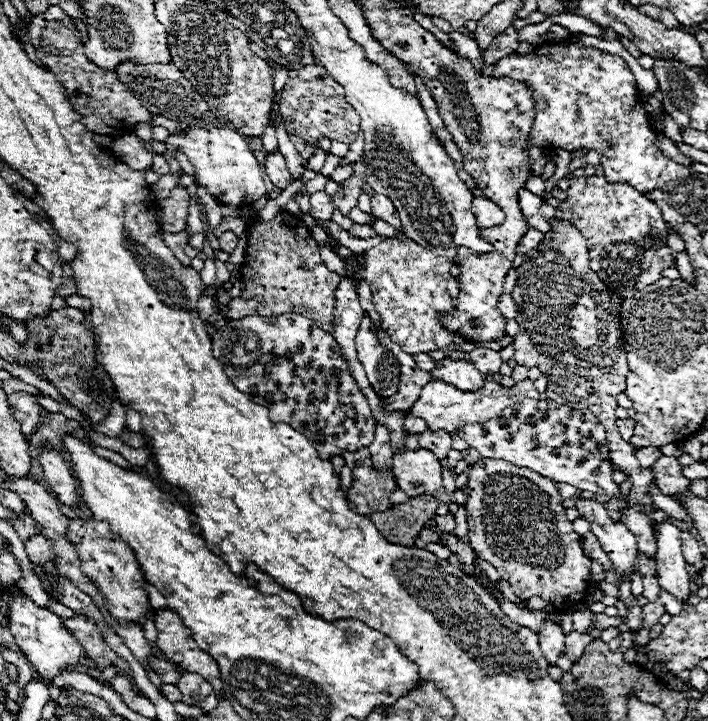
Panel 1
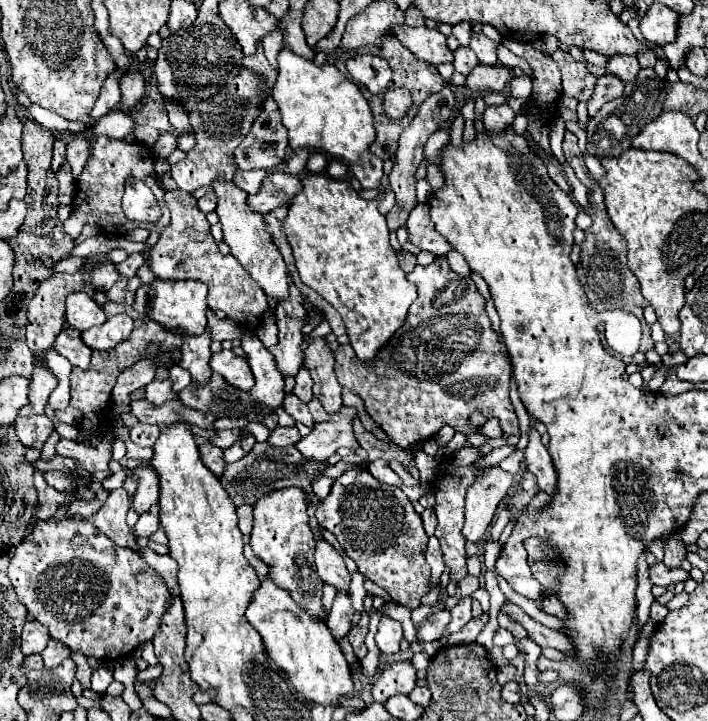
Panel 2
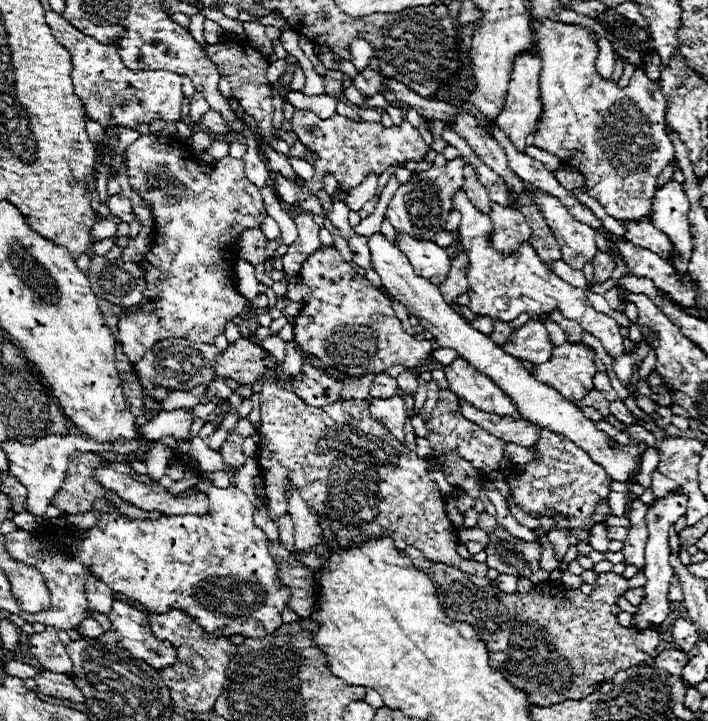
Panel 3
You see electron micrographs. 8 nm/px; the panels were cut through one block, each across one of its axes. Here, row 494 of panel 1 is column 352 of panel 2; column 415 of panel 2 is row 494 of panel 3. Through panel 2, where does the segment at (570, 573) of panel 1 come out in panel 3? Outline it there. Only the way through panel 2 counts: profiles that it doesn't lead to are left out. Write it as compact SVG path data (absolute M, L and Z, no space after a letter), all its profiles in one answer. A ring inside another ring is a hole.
M540 426L540 438L532 446L538 452L538 458L522 464L522 476L516 476L514 472L506 478L508 490L512 500L522 508L528 516L548 516L564 514L568 518L568 524L572 530L580 528L592 528L592 516L596 512L596 506L600 500L608 498L610 494L610 482L612 478L604 472L604 468L592 458L574 446L566 436L550 432L548 428Z

